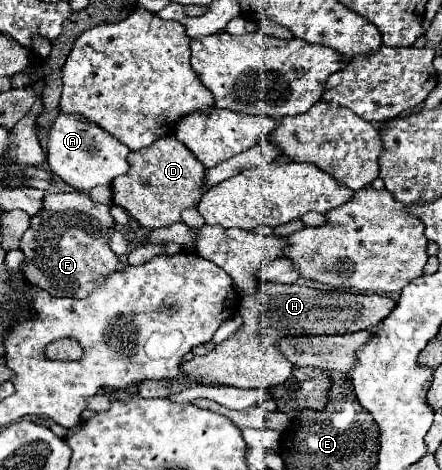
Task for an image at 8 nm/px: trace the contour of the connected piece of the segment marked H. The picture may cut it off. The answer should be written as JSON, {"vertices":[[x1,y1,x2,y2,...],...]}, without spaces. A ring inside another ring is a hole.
{"vertices":[[261,282,255,294,240,299,238,312,243,316,243,326,235,334,217,344,213,352,183,362,183,378,143,380,137,384,137,394,141,398,165,398,171,392,177,392,177,388,183,390,195,382,235,388,271,388,283,384,291,376,293,366,279,354,279,350,275,350,275,342,279,338,293,334,347,334,357,330,371,330,383,318,387,318,393,308,395,300,383,294,349,294,339,290,323,292,301,284]]}

